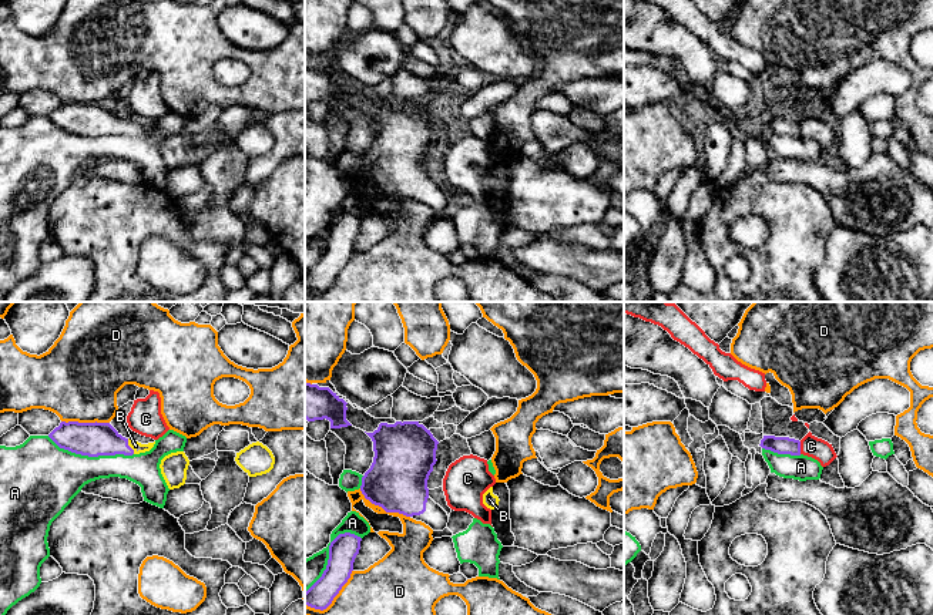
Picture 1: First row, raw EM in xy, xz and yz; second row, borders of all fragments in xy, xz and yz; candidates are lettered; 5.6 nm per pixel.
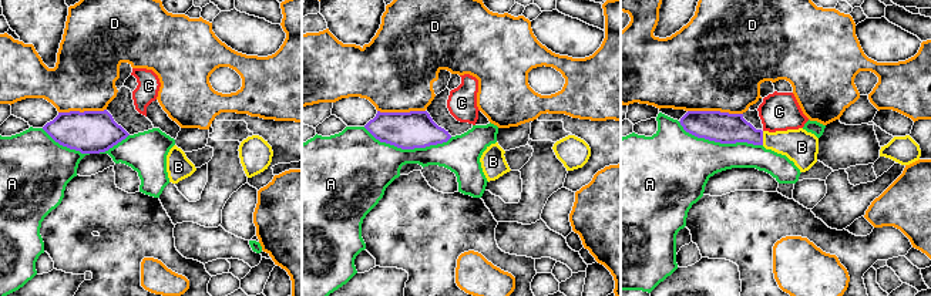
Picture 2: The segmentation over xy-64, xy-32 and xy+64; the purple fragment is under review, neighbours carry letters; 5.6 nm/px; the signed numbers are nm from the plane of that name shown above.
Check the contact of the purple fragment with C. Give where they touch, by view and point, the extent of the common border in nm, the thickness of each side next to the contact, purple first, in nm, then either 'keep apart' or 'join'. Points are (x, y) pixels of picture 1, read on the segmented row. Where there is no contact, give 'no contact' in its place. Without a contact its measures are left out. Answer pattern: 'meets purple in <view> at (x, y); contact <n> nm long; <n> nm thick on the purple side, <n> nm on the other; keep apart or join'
meets purple in yz at (799, 447); contact 70 nm long; 100 nm thick on the purple side, 120 nm on the other; keep apart

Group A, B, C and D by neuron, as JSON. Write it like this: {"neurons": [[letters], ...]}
{"neurons": [["A"], ["B"], ["C"], ["D"]]}

